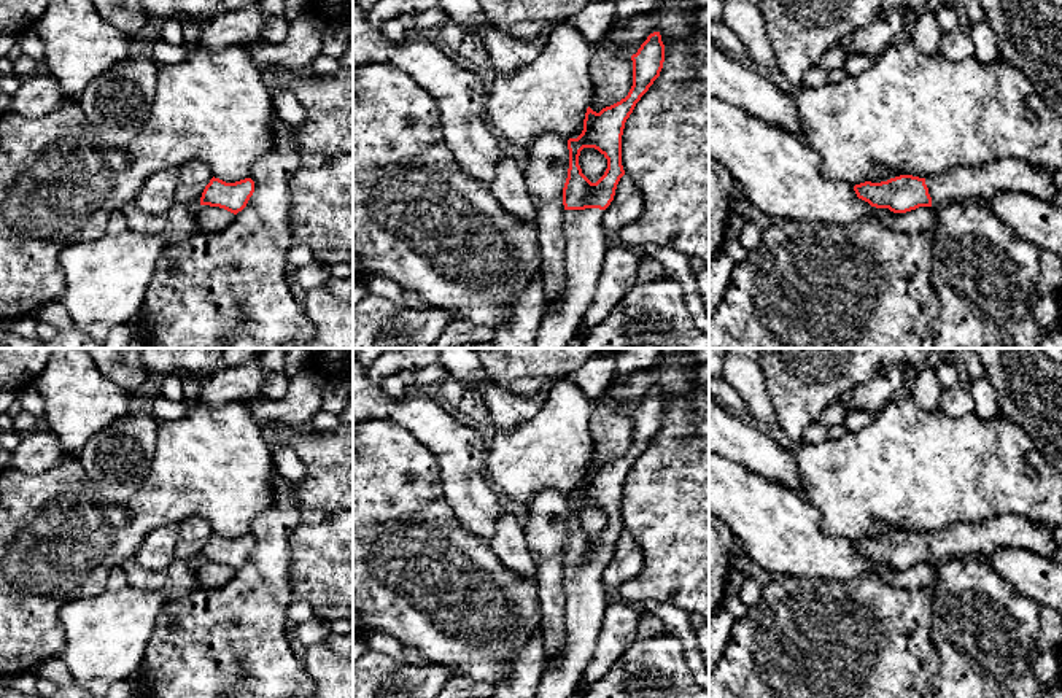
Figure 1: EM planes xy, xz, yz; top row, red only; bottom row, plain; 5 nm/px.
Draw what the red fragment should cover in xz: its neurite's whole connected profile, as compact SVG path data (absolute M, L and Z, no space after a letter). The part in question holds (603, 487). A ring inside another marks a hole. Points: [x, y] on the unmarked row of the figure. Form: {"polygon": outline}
{"polygon": "M660 388L650 390L631 417L633 442L628 452L599 469L588 463L582 490L568 496L569 525L563 544L564 644L555 657L545 660L536 698L571 698L582 688L582 674L595 653L609 606L603 571L625 531L622 491L636 460L663 425L665 401ZM583 504L595 504L607 515L607 525L596 539L579 522Z"}

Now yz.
{"polygon": "M1005 514L978 523L954 523L930 534L919 534L913 531L900 531L881 539L865 537L854 542L859 555L868 558L876 564L889 564L893 569L906 569L919 563L938 563L949 558L960 556L989 556L998 549L1022 549L1032 550L1041 556L1052 560L1060 544L1056 541L1057 526L1041 526L1032 520Z"}

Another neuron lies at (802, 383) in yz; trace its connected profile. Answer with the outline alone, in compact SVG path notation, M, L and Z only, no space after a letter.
M762 348L760 367L774 417L793 445L844 393L871 382L884 369L903 364L909 375L936 361L940 348Z

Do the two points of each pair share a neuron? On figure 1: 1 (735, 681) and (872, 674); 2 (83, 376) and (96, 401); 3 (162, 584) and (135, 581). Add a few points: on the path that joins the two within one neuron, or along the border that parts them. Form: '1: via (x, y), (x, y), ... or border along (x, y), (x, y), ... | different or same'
1: via (768, 681), (838, 681) | same
2: via (83, 382), (83, 388), (89, 395) | same
3: via (156, 581), (142, 581) | same

